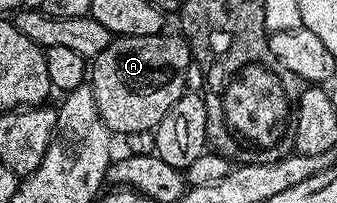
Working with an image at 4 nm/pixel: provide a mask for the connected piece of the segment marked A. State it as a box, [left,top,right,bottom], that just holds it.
[89,33,193,137]

